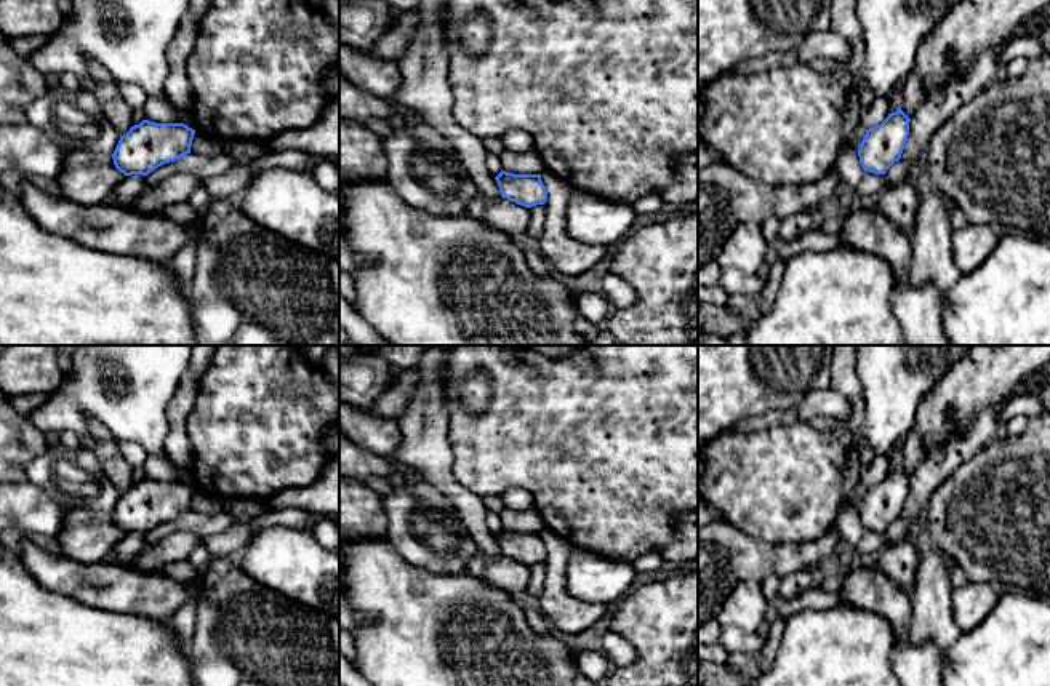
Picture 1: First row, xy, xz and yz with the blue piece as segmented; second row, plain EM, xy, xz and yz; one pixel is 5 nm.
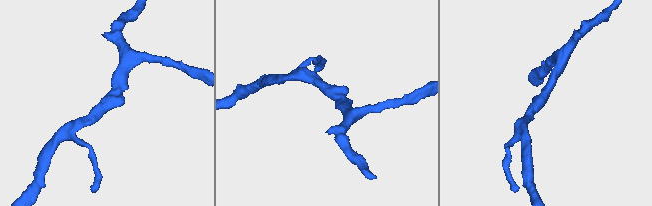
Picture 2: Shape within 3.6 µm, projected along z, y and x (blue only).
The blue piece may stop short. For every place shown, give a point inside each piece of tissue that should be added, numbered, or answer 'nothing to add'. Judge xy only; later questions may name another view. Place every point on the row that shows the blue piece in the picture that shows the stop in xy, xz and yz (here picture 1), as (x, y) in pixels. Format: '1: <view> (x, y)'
nothing to add

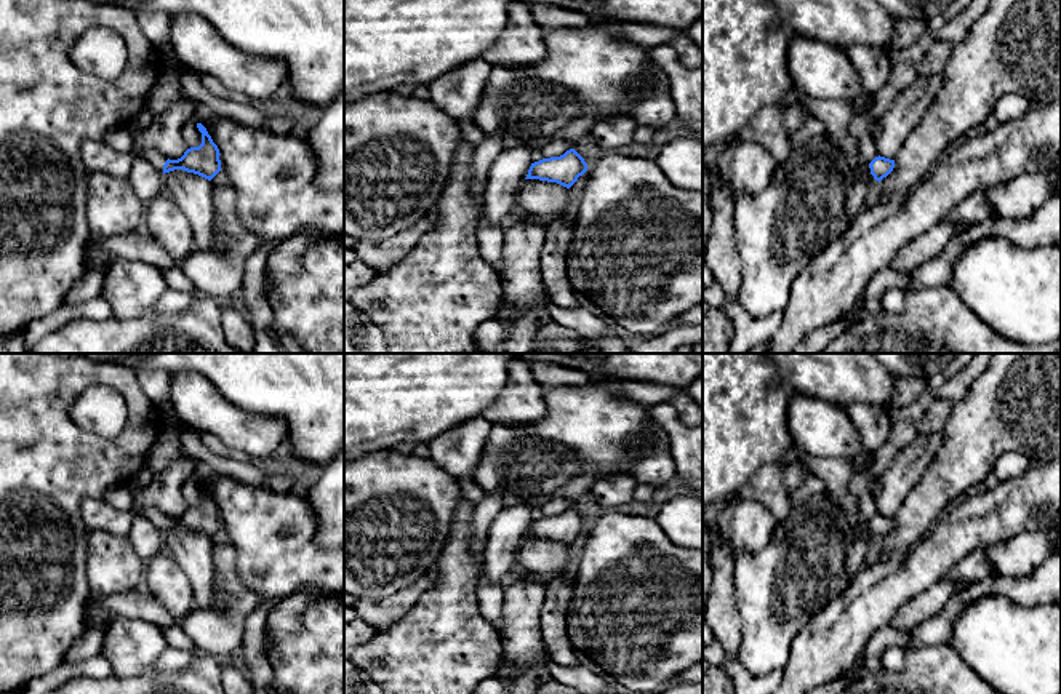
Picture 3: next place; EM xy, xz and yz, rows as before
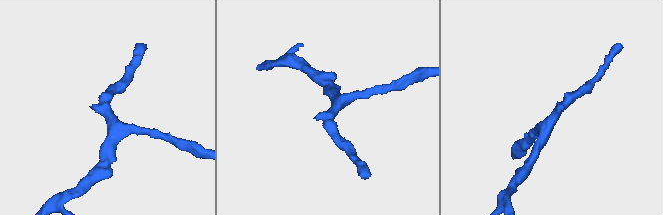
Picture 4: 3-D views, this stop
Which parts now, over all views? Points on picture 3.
1: xy (156, 159)

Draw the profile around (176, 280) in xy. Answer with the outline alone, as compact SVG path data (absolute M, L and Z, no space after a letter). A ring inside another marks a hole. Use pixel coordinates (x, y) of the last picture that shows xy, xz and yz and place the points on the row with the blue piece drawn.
M178 265L171 267L168 270L163 270L163 277L165 277L170 289L189 291L194 288L192 281L181 272L181 269Z

